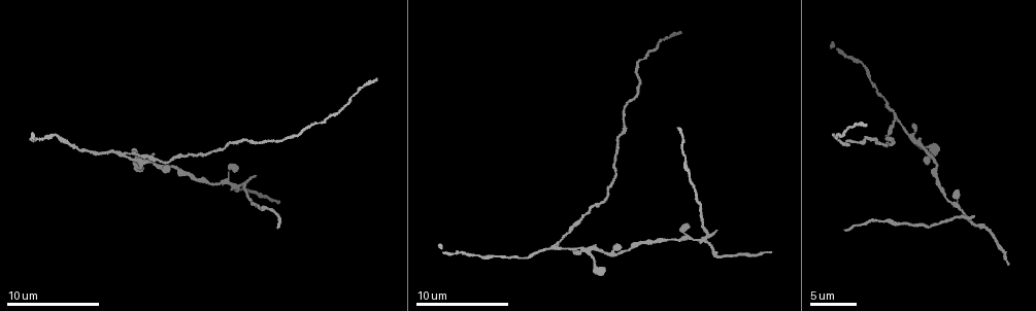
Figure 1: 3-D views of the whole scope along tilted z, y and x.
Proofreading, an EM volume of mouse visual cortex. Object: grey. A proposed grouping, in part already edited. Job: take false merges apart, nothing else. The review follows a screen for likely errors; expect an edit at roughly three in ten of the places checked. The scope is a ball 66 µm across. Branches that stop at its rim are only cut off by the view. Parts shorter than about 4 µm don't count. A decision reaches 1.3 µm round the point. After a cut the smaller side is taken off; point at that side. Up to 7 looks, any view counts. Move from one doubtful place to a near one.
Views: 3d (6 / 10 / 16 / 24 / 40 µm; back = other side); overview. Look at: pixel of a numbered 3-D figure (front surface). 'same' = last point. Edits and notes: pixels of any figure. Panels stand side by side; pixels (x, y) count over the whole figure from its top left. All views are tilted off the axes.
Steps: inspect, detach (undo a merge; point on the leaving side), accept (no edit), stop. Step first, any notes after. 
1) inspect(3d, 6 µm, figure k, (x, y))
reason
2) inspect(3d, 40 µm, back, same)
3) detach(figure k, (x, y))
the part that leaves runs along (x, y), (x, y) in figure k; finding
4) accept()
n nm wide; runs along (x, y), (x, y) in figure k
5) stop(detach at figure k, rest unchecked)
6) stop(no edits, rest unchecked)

inspect(3d, 10 µm, figure 1, (924, 147))
three arms meet

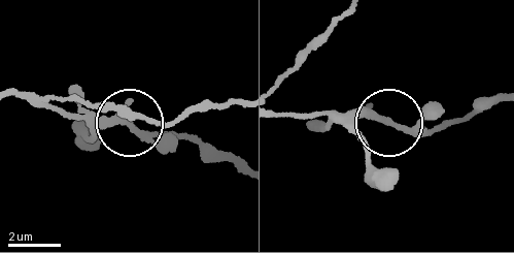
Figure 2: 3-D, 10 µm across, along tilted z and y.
inspect(3d, 6 µm, figure 2, (387, 120))

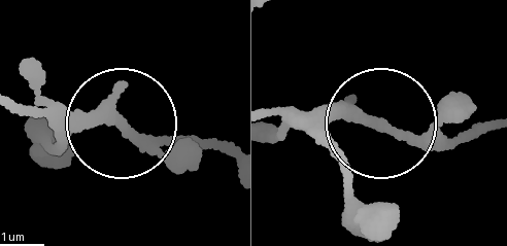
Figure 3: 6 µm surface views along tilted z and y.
accept()
200 nm wide; all the same neuron

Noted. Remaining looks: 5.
inspect(3d, 10 µm, figure 1, (123, 151))
side arm on a straight run

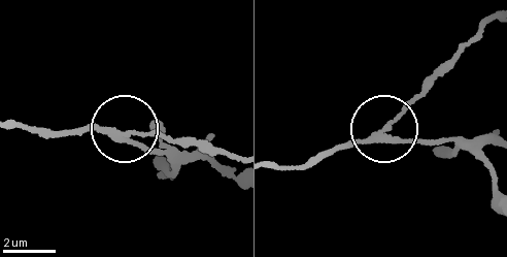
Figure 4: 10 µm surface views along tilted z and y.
detach(figure 4, (407, 107))
the part that leaves runs along (380, 132), (496, 19) in figure 4; two neurons meet here

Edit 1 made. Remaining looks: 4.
inspect(overview)

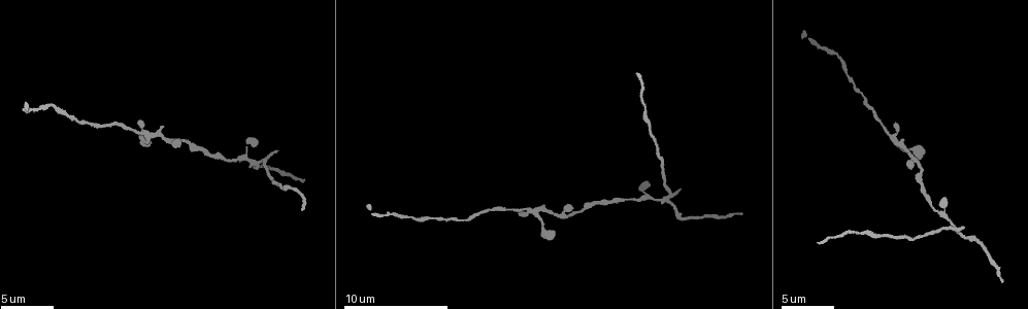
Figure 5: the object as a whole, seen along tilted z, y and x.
inspect(3d, 6 µm, figure 5, (666, 202))
four arms meet

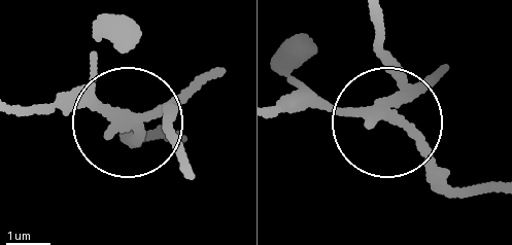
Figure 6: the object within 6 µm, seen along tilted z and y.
inspect(3d, 6 µm, back, figure 6, (140, 123))

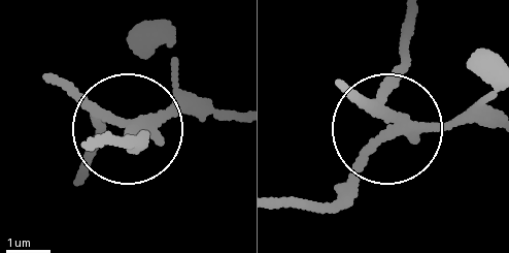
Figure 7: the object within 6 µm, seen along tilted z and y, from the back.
detach(figure 7, (405, 63))
220 nm wide; the part that leaves runs along (406, 128), (386, 89), (410, 18) in figure 7; two neurons meet here

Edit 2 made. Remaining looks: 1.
stop(detach at figure 4, detach at figure 7, rest unchecked)

